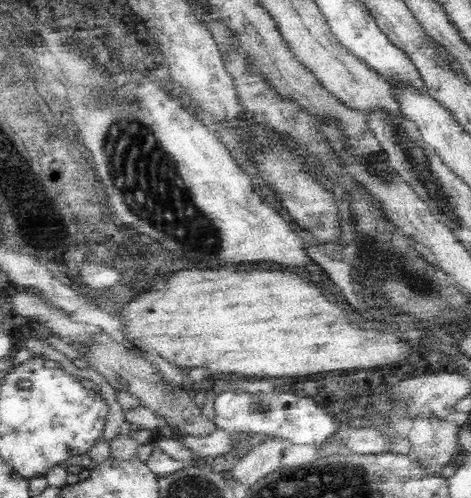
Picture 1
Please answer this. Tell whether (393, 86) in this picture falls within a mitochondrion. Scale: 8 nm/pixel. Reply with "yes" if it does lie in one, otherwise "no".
no

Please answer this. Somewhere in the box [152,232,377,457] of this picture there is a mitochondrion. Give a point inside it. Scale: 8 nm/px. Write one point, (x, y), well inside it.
(262, 409)

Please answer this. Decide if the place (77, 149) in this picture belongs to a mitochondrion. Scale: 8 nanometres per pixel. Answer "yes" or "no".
no

